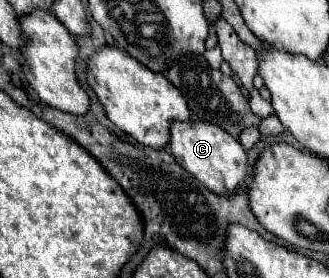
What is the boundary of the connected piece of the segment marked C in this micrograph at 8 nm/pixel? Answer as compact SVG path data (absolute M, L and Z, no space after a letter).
M173 121L169 151L173 153L175 161L187 173L191 173L201 185L223 197L235 195L235 191L243 185L243 181L249 175L247 153L241 147L241 143L223 129L219 129L217 125L211 125L207 121L189 121L189 123Z

